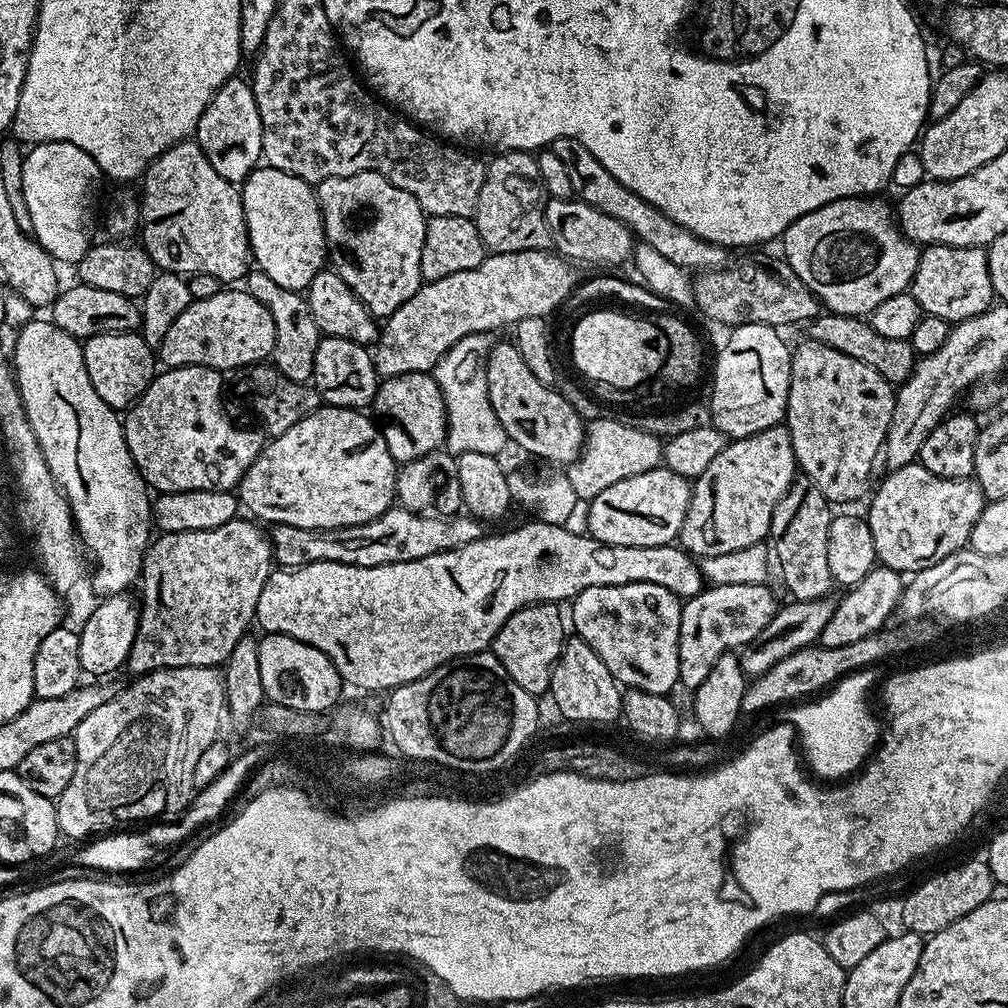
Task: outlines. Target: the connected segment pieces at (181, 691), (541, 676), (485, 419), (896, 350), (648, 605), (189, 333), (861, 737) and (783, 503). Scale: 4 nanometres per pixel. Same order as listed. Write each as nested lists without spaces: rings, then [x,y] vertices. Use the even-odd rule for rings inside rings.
[[[160,668],[156,672],[137,676],[131,682],[133,684],[125,692],[124,689],[117,691],[106,706],[90,710],[75,730],[77,762],[74,776],[54,800],[61,837],[69,836],[80,842],[93,834],[107,833],[117,827],[115,824],[124,824],[127,820],[152,822],[160,815],[176,818],[193,803],[194,766],[202,750],[206,750],[206,746],[221,735],[220,719],[223,721],[226,716],[221,669]]]
[[[555,603],[531,604],[525,608],[520,608],[514,614],[510,614],[510,618],[506,618],[506,622],[502,626],[502,630],[498,630],[498,634],[492,639],[490,651],[492,655],[498,658],[498,662],[502,662],[502,666],[506,666],[506,674],[510,674],[510,678],[514,678],[514,682],[518,682],[518,686],[522,686],[522,690],[526,690],[531,696],[537,698],[543,697],[544,692],[547,693],[552,687],[552,667],[556,665],[556,659],[560,657],[560,651],[566,639],[564,633],[564,624],[566,628],[566,620],[560,617],[560,612]]]
[[[487,332],[470,334],[462,338],[436,363],[434,375],[444,392],[444,405],[448,411],[448,439],[446,448],[452,454],[490,454],[499,457],[510,441],[488,393],[488,355],[492,352],[493,337]]]
[[[828,312],[817,316],[807,328],[808,340],[830,346],[850,358],[858,358],[858,362],[866,362],[866,366],[878,370],[878,374],[882,374],[882,378],[886,378],[893,386],[899,386],[908,380],[918,361],[917,354],[908,340],[884,338],[872,329],[867,319],[859,316],[843,316],[837,312]]]
[[[630,582],[622,586],[590,586],[590,590],[582,590],[571,601],[572,620],[570,616],[570,624],[576,627],[575,635],[579,639],[585,640],[594,650],[594,654],[598,654],[598,658],[602,658],[602,662],[606,662],[606,670],[610,670],[610,674],[616,680],[617,684],[625,689],[637,688],[638,690],[646,690],[650,694],[662,694],[668,696],[672,687],[680,684],[679,680],[679,620],[682,600],[681,597],[674,595],[670,590],[666,590],[666,586],[654,586],[654,582]]]
[[[222,290],[214,294],[214,298],[202,298],[193,300],[192,305],[174,321],[174,326],[166,333],[166,338],[158,345],[158,360],[161,365],[168,368],[181,368],[182,366],[206,366],[217,370],[224,368],[244,368],[247,364],[259,365],[267,361],[274,350],[276,341],[276,330],[274,318],[270,316],[270,310],[258,302],[247,290],[240,292],[228,292]]]
[[[870,668],[857,669],[837,681],[826,696],[791,705],[782,716],[795,730],[803,757],[815,777],[836,782],[853,775],[879,743],[880,725],[866,704],[868,690],[876,678],[873,672]]]
[[[807,478],[793,480],[774,510],[770,544],[792,600],[822,600],[834,588],[830,561],[826,558],[826,538],[830,538],[833,515],[833,505],[824,497],[822,490],[818,490],[816,483]]]

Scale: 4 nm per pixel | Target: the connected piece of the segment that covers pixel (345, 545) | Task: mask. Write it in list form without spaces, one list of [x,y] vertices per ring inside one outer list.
[[[393,506],[385,510],[378,518],[365,524],[350,526],[349,528],[333,528],[331,530],[317,530],[315,528],[299,528],[298,526],[275,525],[271,529],[272,554],[275,563],[280,568],[301,568],[314,562],[342,562],[343,564],[356,564],[357,566],[382,566],[394,562],[410,562],[414,558],[426,558],[435,552],[445,552],[451,548],[461,548],[485,535],[481,521],[475,516],[461,514],[443,520],[440,516],[419,516],[416,511],[408,506]]]

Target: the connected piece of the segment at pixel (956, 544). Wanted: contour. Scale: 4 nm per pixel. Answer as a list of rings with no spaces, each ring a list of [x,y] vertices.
[[[919,462],[888,472],[885,477],[877,488],[875,485],[870,496],[872,505],[866,511],[876,559],[883,567],[915,574],[959,552],[971,541],[974,522],[978,522],[978,514],[982,514],[986,503],[975,478],[938,478],[938,474],[930,474]]]

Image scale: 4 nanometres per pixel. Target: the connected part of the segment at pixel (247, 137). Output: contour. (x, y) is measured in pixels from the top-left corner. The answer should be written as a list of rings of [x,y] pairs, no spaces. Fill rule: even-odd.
[[[247,79],[228,80],[210,98],[202,118],[194,133],[196,145],[206,154],[210,166],[222,174],[234,185],[243,185],[248,175],[261,163],[260,155],[266,152],[264,147],[264,127],[258,114],[258,102],[252,93],[252,85]]]

